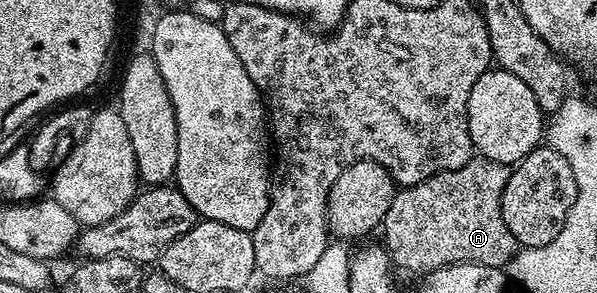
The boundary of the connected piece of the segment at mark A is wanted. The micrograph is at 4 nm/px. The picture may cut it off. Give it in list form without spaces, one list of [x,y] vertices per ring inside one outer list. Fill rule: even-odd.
[[[476,155],[465,166],[408,188],[400,187],[381,225],[382,243],[396,269],[426,274],[450,264],[480,264],[506,269],[517,245],[501,214],[501,194],[511,168]]]

